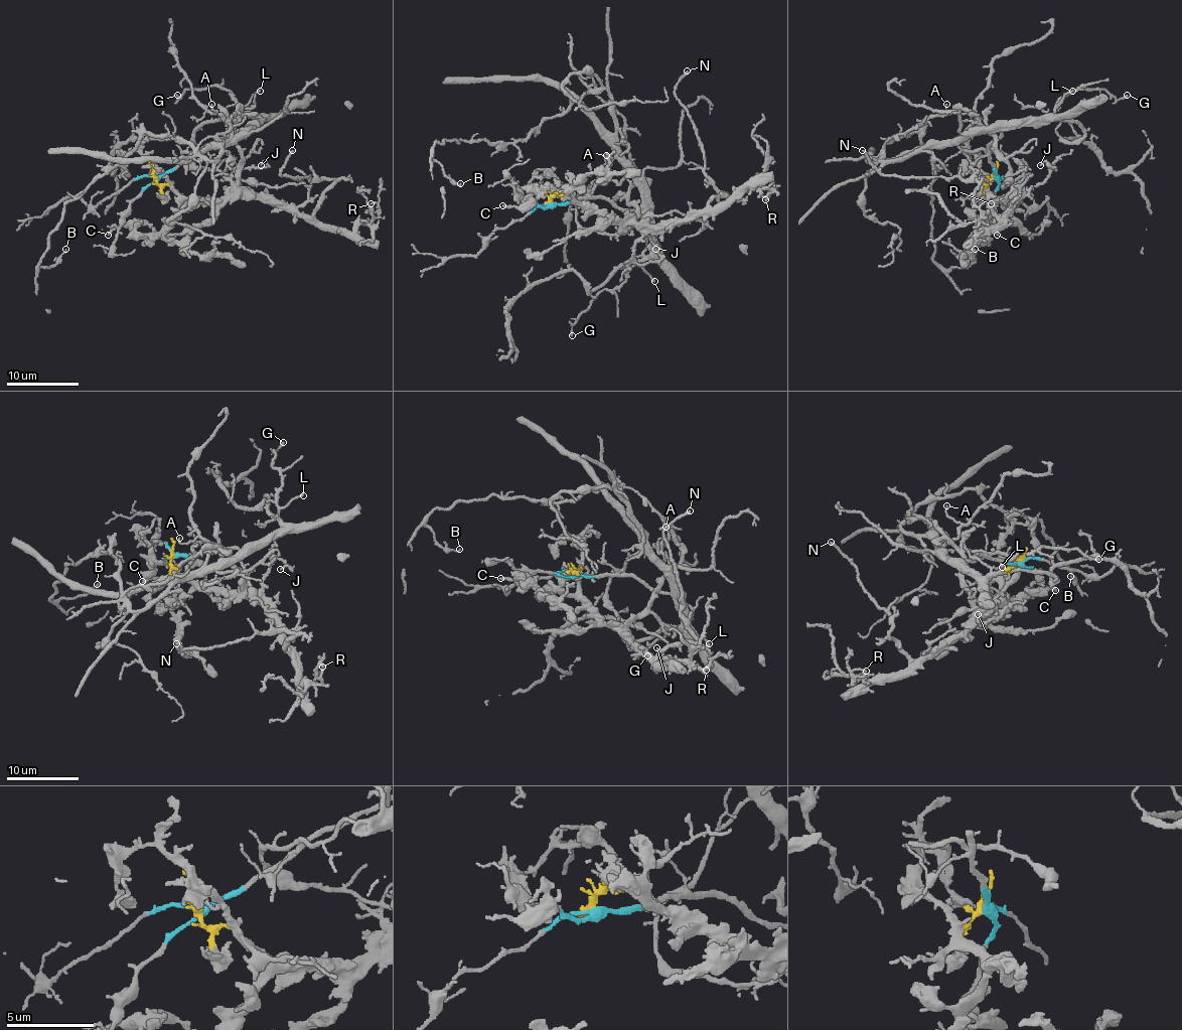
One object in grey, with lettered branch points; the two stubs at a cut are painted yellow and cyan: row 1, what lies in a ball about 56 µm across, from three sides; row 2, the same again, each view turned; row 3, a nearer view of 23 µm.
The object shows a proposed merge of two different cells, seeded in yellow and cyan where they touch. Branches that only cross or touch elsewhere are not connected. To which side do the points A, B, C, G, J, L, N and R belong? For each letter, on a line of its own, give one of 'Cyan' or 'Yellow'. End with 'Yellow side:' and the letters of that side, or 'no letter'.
A: Cyan
B: Cyan
C: Yellow
G: Cyan
J: Yellow
L: Cyan
N: Yellow
R: Yellow
Yellow side: C, J, N, R

